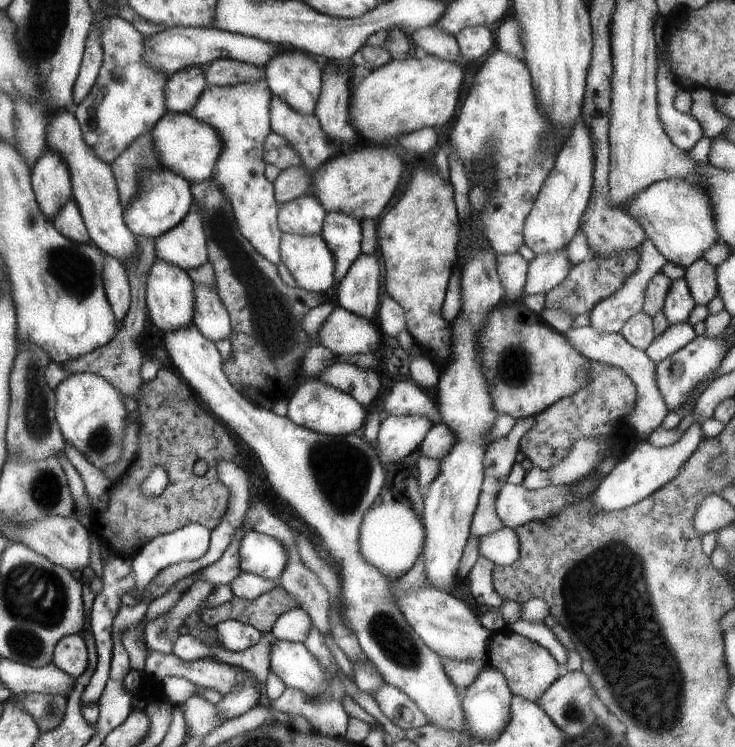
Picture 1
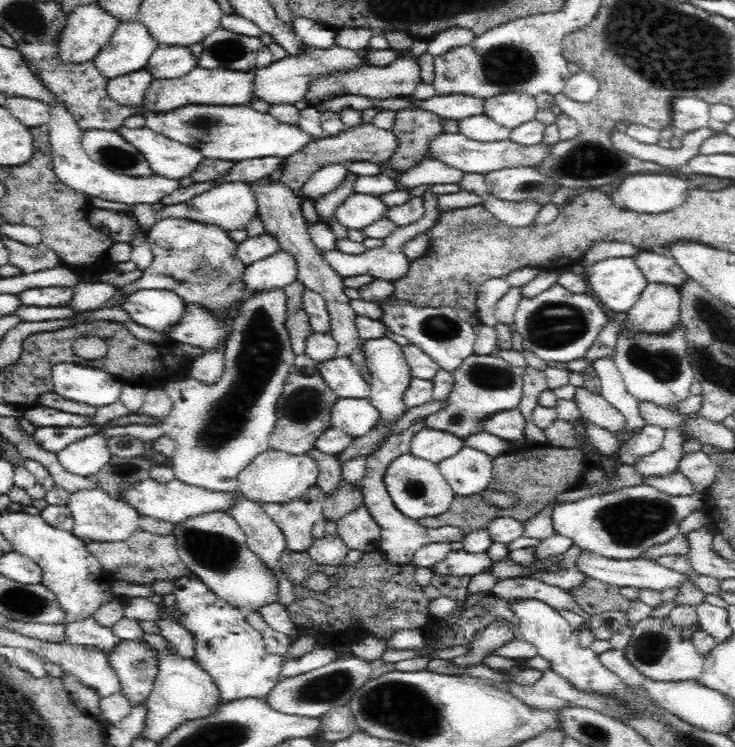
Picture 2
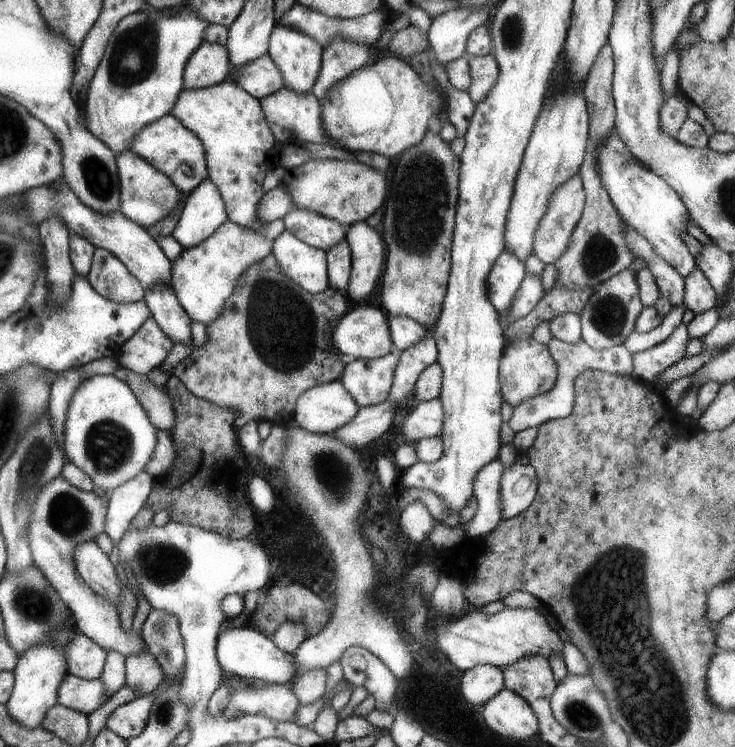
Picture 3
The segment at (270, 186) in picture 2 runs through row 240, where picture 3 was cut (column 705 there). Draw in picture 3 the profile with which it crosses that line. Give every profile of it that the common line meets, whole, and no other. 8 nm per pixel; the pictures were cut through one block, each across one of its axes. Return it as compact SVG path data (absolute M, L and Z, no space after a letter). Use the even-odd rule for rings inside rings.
M692 265L689 274L684 277L684 286L684 308L695 315L710 310L717 304L716 294L703 272L699 270L699 266Z

